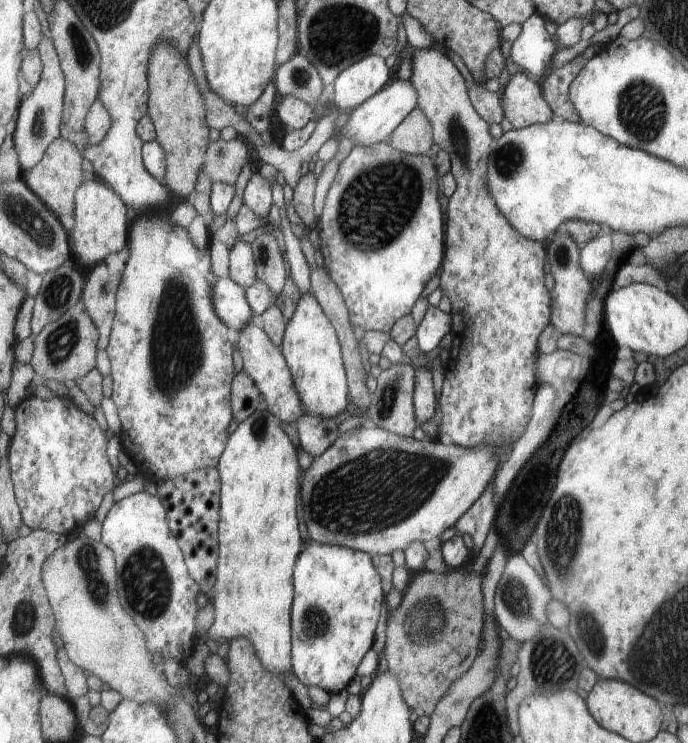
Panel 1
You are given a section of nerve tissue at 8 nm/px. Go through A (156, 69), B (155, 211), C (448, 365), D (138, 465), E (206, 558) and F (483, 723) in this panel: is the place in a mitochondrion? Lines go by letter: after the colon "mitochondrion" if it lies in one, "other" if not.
A: other
B: other
C: other
D: other
E: other
F: other

